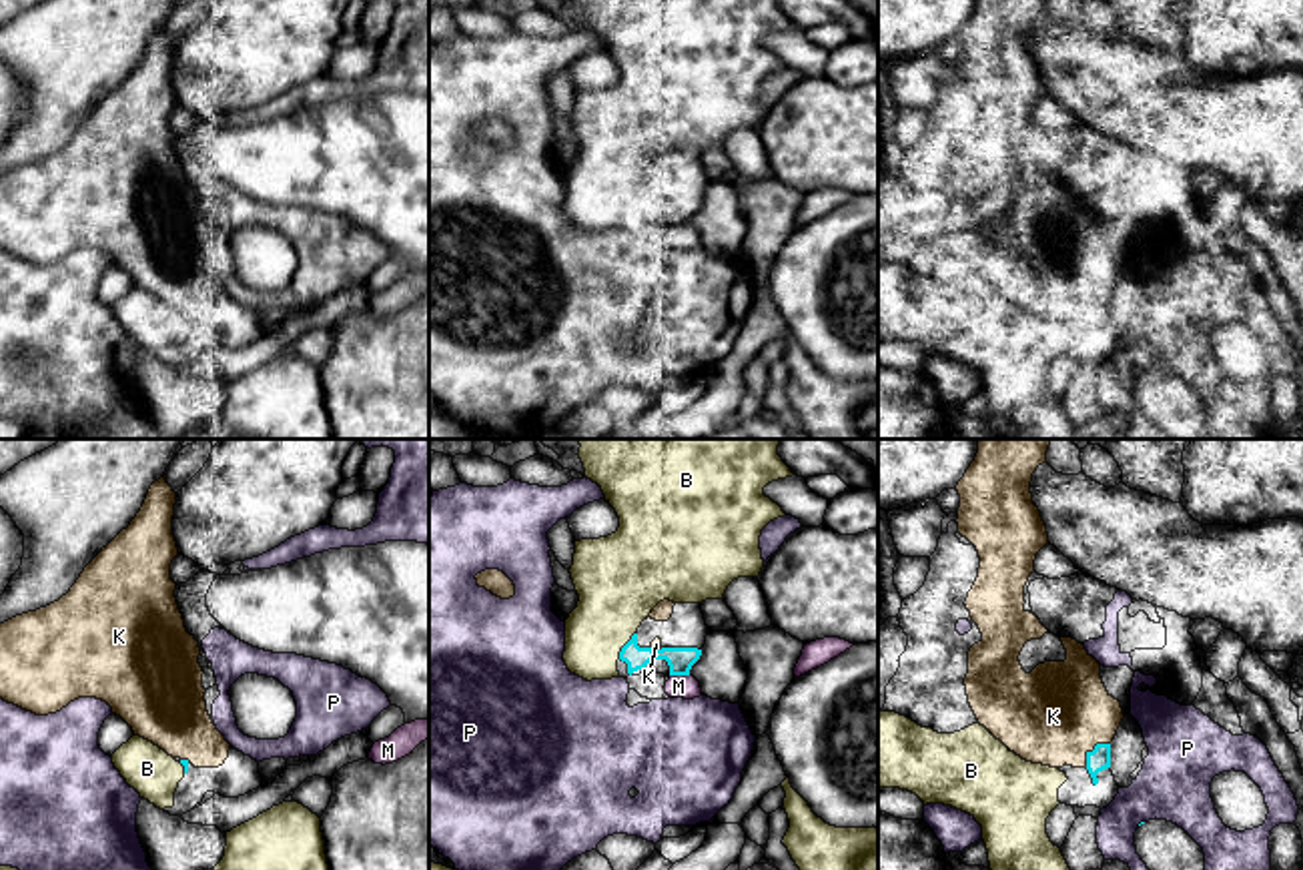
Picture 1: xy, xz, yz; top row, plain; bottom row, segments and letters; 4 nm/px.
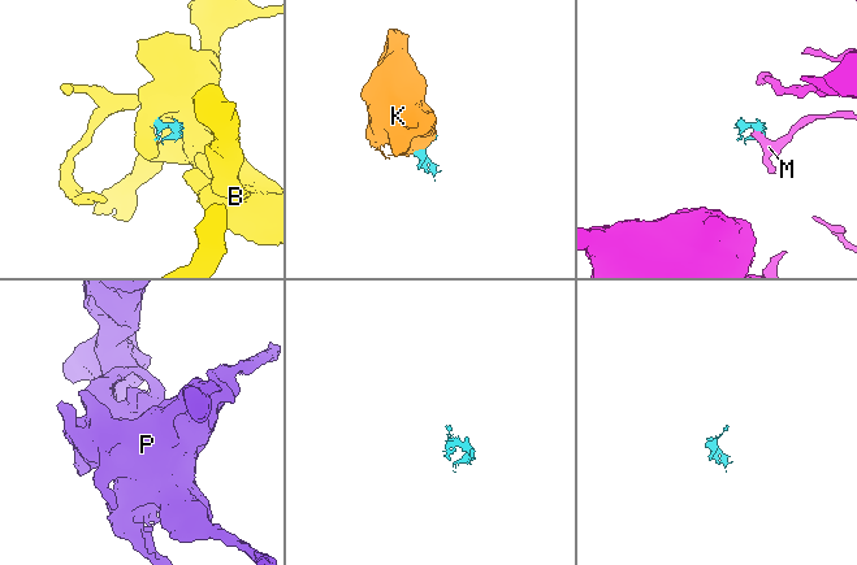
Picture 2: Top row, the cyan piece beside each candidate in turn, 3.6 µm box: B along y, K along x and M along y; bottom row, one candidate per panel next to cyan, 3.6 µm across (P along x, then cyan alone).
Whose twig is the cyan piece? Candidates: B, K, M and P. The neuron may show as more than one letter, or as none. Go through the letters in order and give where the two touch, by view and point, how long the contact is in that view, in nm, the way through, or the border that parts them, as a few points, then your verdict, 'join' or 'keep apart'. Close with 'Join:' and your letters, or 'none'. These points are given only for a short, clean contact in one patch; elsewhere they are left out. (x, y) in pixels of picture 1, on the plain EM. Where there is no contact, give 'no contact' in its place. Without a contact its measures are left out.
B: contact xz (624, 197); length 130 nm; keep apart
K: contact yz (1093, 301); length 140 nm; join
M: contact xz (680, 225); length 80 nm; border xz (670, 225), (688, 227); keep apart
P: contact yz (1141, 373); length 40 nm; keep apart
Join: K

